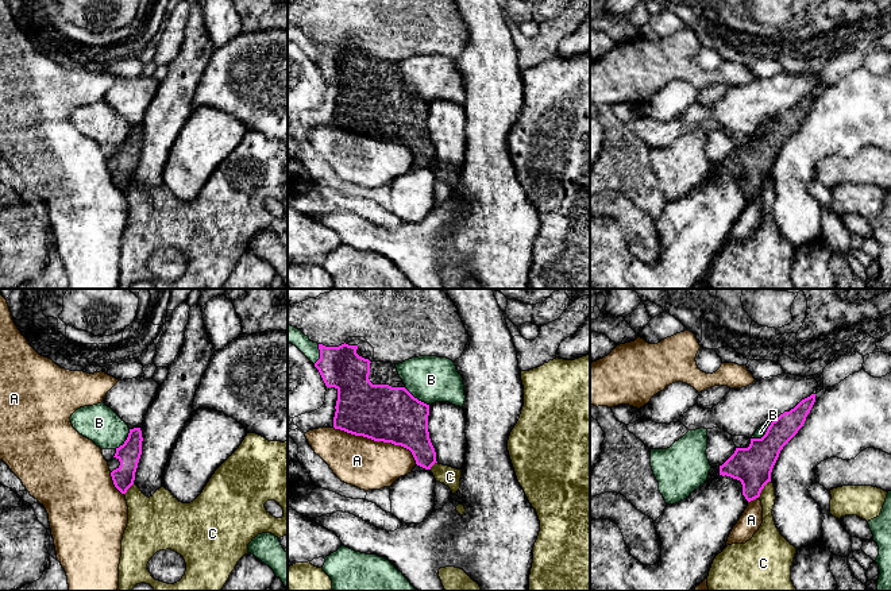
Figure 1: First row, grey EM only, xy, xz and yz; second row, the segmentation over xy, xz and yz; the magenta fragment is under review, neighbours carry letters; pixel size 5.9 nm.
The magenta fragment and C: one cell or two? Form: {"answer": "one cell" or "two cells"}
{"answer": "two cells"}

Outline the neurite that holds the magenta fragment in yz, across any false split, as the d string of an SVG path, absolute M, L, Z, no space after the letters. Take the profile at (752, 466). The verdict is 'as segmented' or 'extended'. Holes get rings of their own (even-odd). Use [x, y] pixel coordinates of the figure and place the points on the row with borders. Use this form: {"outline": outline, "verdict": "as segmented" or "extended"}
{"outline": "M815 394L802 399L794 409L772 421L761 439L751 439L748 448L736 448L720 466L720 475L741 482L742 495L748 502L759 498L764 486L771 482L780 451L803 426L814 402Z", "verdict": "as segmented"}

